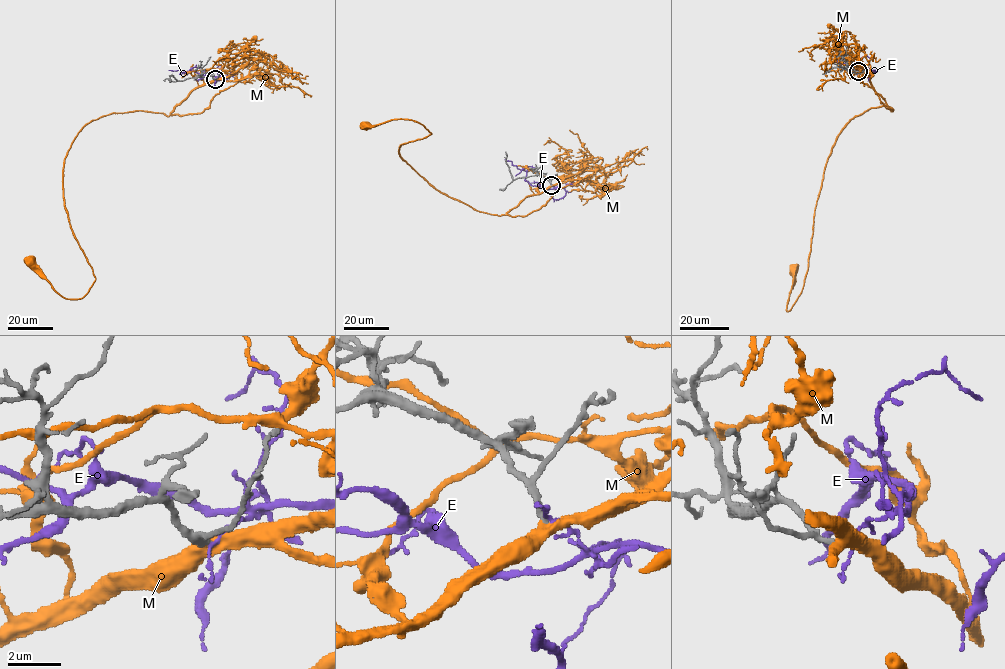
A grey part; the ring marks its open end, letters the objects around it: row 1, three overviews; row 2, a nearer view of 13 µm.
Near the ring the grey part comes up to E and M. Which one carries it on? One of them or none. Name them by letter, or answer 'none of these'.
M

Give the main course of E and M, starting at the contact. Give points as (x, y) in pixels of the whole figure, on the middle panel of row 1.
E: (551, 184), (554, 187), (551, 189), (531, 186), (525, 179), (524, 170), (504, 159)
M: (551, 184), (504, 215), (479, 212), (400, 156), (402, 144), (431, 133), (418, 122), (366, 128)

